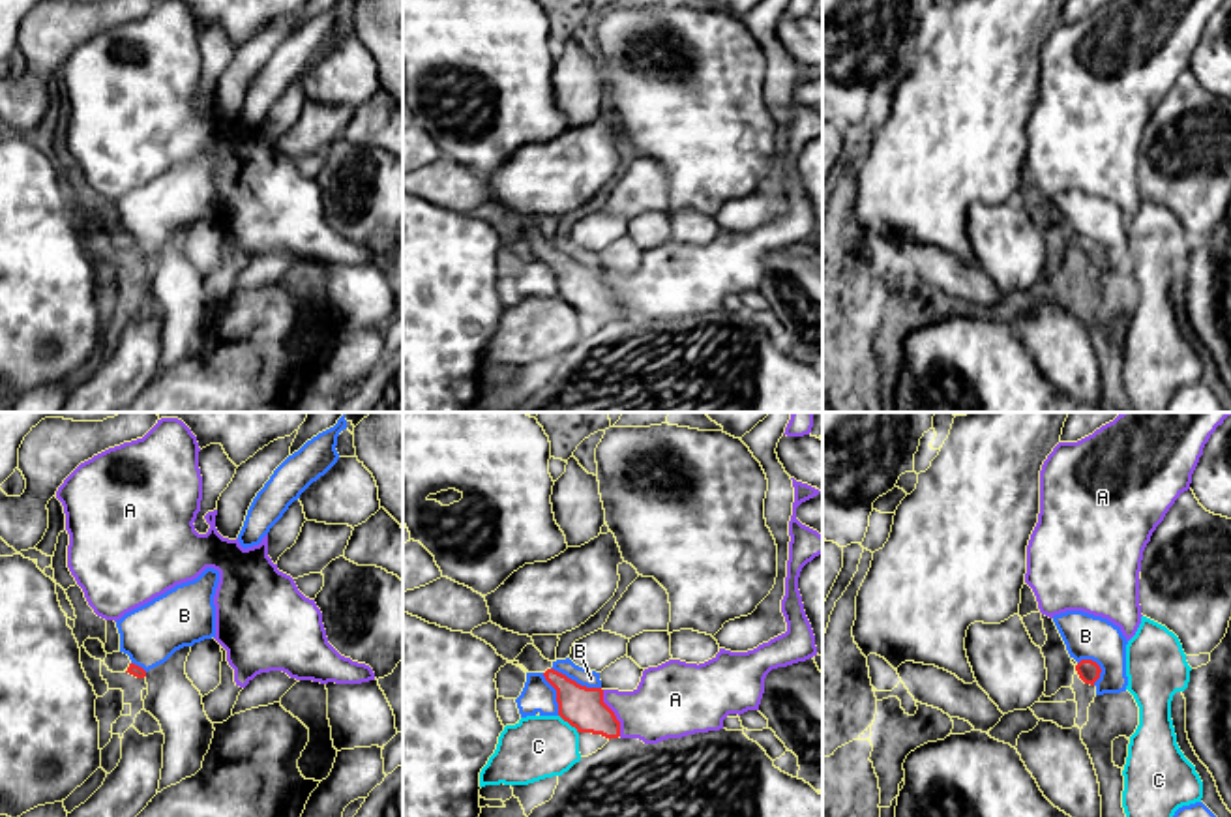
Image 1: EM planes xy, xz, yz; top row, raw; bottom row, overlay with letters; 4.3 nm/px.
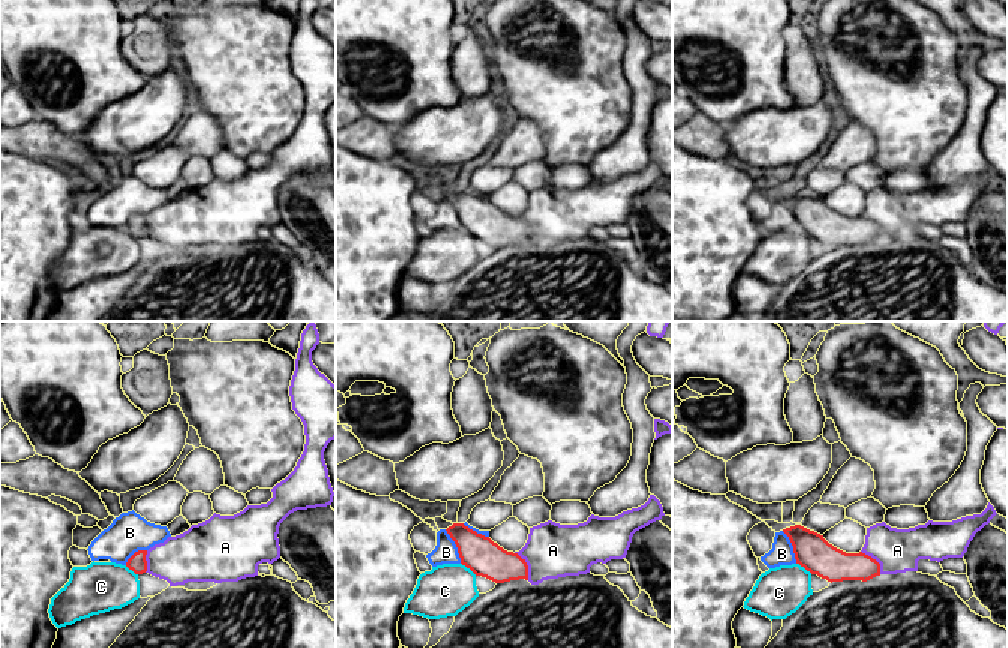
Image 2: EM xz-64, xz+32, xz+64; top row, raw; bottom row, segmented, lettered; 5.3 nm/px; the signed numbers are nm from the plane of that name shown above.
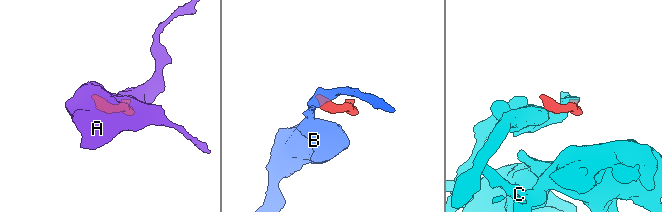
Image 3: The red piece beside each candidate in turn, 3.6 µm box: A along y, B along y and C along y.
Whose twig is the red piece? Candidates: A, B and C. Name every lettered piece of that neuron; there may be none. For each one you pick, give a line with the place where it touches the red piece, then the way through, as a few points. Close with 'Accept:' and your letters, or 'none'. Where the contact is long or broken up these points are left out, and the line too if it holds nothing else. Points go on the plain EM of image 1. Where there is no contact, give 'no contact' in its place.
Accept: none

